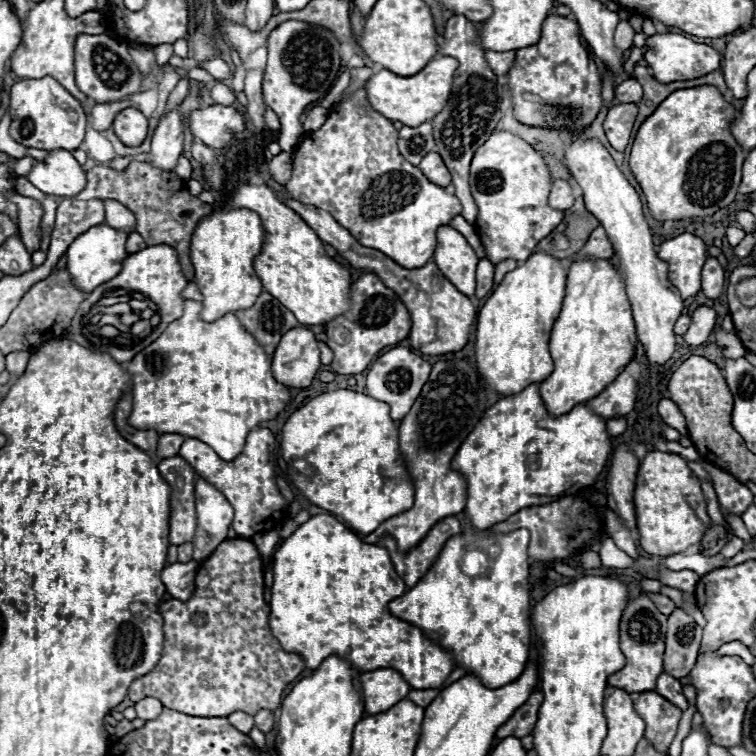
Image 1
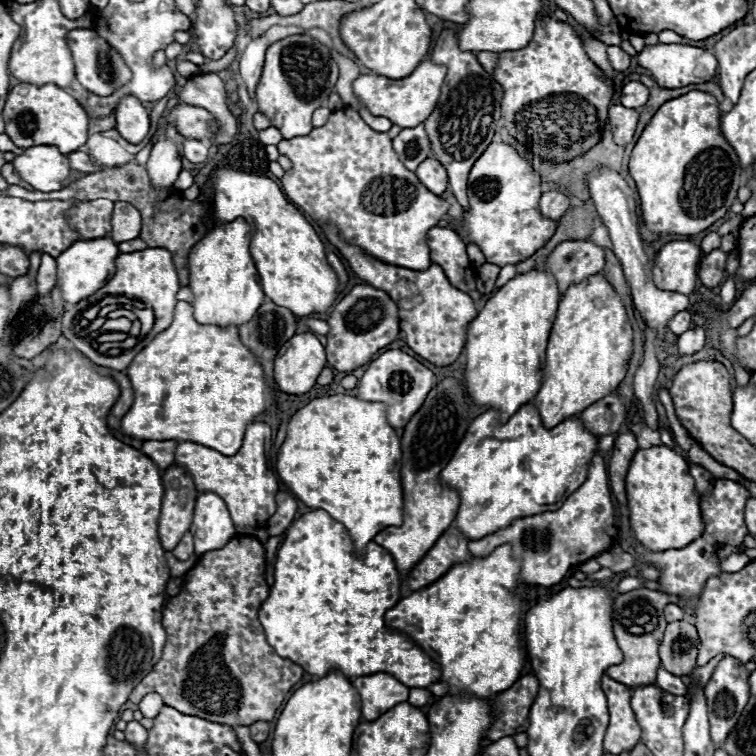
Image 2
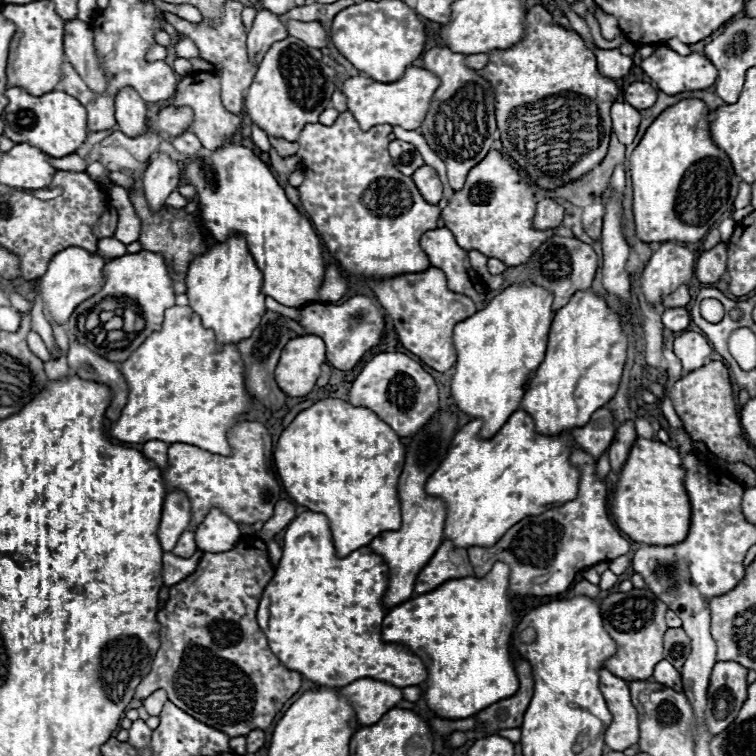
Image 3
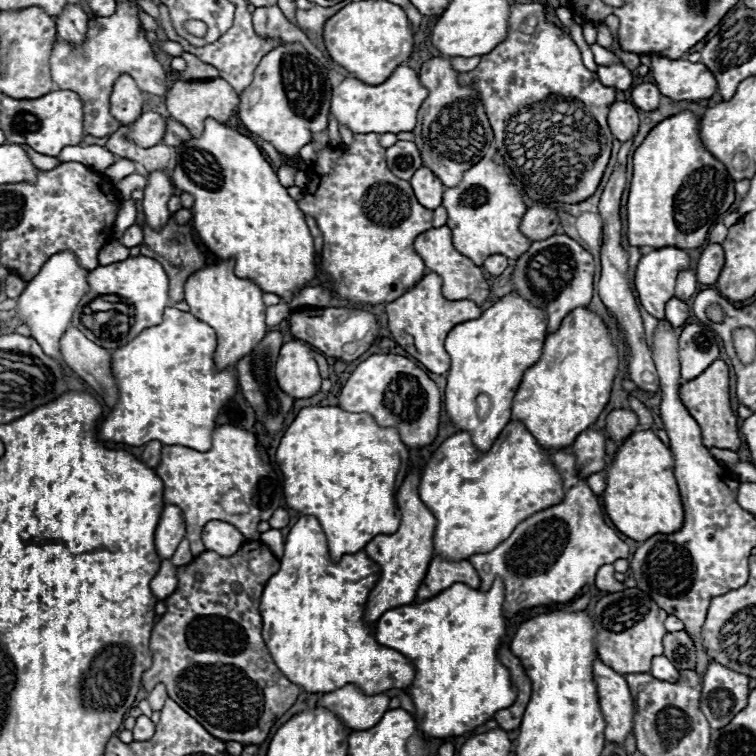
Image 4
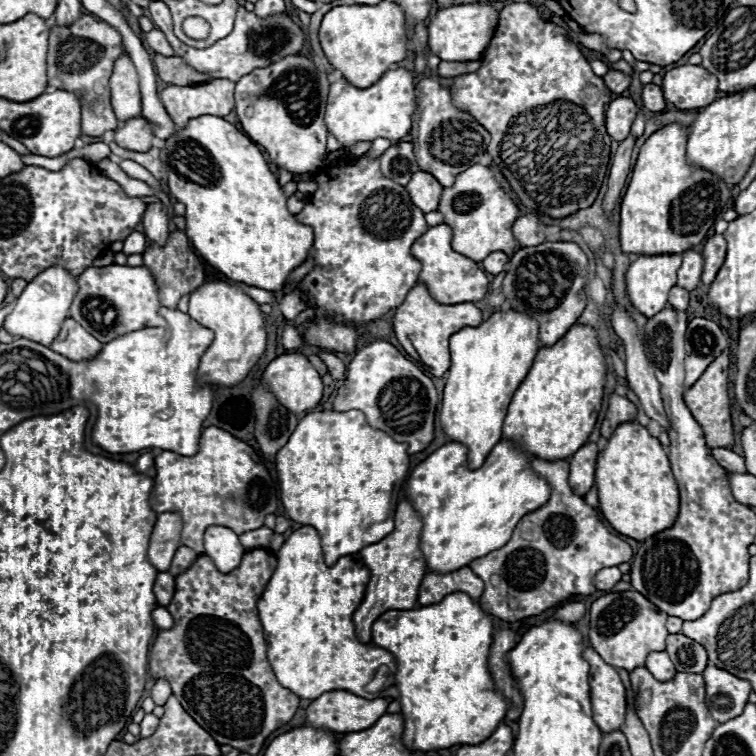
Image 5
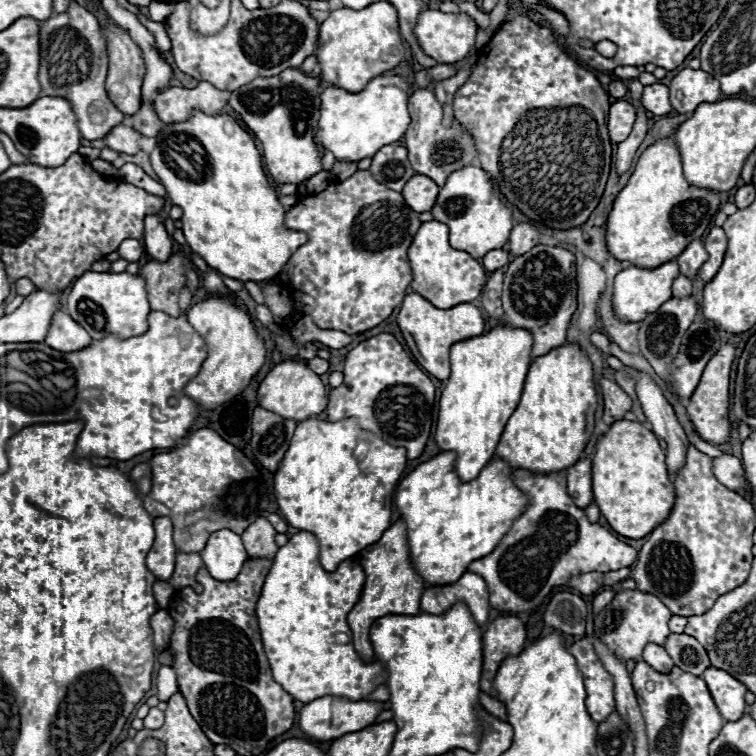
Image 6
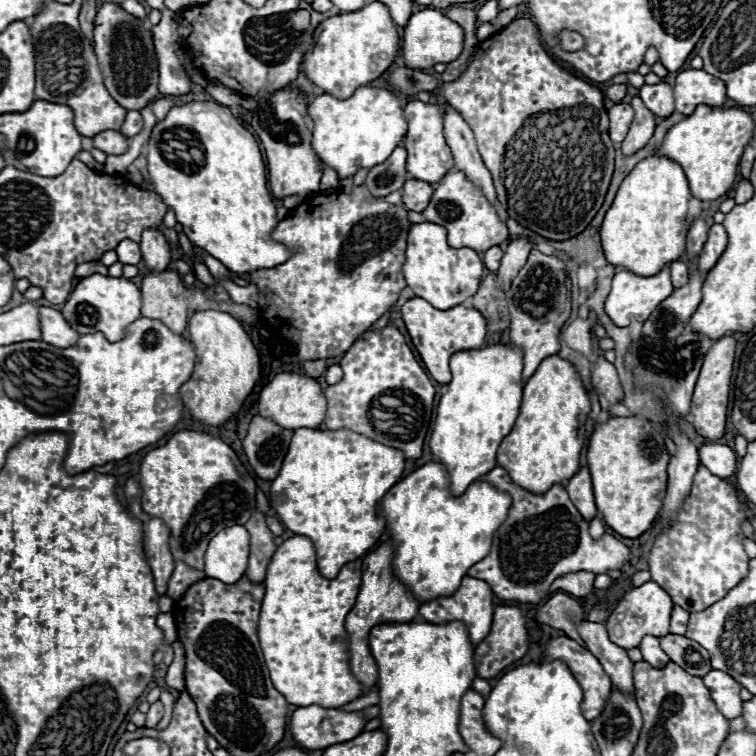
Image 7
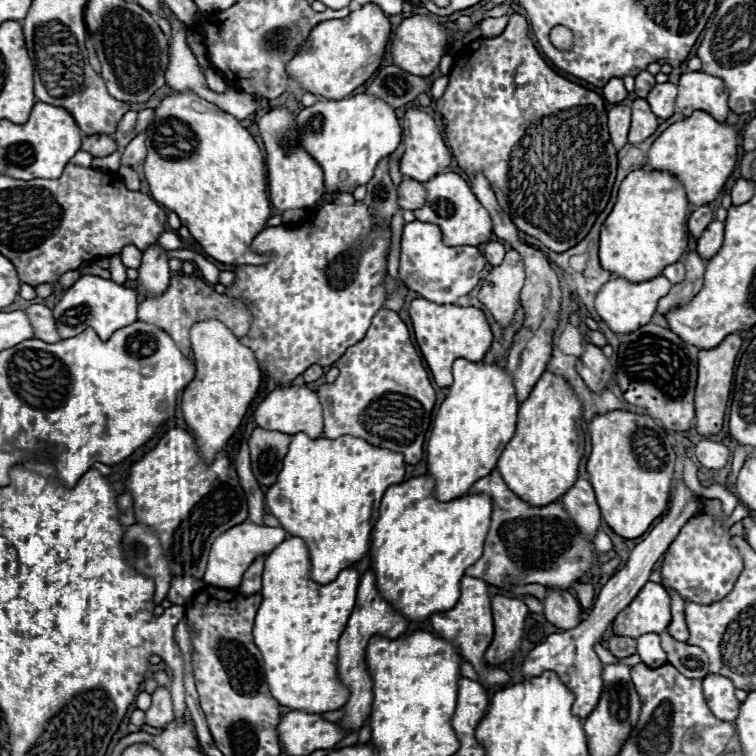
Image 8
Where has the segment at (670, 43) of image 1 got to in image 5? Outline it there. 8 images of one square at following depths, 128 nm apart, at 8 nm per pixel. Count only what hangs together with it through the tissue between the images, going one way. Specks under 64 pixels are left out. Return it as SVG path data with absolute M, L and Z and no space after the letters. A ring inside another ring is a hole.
M680 66L664 74L664 98L678 110L696 110L712 104L718 94L718 80L702 66Z

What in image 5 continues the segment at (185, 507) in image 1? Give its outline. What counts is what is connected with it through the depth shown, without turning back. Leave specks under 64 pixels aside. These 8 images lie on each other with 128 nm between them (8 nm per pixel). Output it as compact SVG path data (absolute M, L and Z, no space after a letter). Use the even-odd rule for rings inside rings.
M158 514L150 548L148 560L158 572L168 572L174 552L180 544L180 516L178 514Z

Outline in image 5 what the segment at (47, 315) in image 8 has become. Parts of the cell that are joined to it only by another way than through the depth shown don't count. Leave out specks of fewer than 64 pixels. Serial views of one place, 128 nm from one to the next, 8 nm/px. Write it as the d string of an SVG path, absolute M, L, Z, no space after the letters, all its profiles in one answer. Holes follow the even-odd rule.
M66 318L64 320L58 336L50 344L52 350L56 350L58 354L64 354L66 358L72 358L74 362L94 358L100 352L100 346L104 346L104 344L98 342L92 334L88 334L72 318Z

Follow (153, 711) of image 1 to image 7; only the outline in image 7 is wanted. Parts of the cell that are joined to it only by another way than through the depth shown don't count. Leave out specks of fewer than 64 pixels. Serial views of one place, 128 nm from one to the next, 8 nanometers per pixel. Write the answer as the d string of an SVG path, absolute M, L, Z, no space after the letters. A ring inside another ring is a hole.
M176 640L172 644L174 648L174 662L168 666L168 672L166 672L166 686L172 688L172 690L178 690L182 692L184 690L184 646Z

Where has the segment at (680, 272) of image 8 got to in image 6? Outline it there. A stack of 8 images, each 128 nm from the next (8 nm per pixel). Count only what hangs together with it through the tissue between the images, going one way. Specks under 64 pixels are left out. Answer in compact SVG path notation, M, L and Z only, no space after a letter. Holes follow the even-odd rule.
M678 274L678 276L674 278L674 284L672 284L672 294L674 294L676 298L684 298L684 296L688 296L690 292L692 292L692 280L686 278L686 276L682 276L682 274Z

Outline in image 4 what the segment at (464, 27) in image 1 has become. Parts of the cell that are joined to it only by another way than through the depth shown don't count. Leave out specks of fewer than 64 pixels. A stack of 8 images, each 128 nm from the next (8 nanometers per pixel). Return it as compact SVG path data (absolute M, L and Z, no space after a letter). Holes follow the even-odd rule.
M432 58L420 68L420 82L430 94L422 104L422 144L418 148L424 166L430 168L448 188L456 186L464 170L484 158L494 138L476 90L460 86L456 74L458 72L452 70L448 58Z

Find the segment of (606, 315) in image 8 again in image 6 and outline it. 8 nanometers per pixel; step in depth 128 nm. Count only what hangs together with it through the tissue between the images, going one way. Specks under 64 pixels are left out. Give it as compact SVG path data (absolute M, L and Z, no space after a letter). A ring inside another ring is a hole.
M666 262L654 270L642 270L636 266L630 266L626 270L622 270L616 278L614 278L614 296L612 296L612 308L618 320L622 322L642 322L648 314L656 312L666 300L672 298L672 280L678 274L678 264Z

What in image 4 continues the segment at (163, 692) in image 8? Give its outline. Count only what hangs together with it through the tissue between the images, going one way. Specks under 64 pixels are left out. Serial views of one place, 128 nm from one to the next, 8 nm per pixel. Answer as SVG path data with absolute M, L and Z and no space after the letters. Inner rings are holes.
M140 716L132 732L134 732L134 740L148 740L154 734L154 722L148 716Z

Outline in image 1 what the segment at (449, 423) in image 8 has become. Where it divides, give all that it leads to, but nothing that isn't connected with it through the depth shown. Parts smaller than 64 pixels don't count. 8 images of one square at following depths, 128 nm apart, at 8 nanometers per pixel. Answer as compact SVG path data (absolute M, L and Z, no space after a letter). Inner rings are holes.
M546 252L532 254L524 266L508 272L492 292L476 320L476 370L488 390L514 396L530 384L540 384L552 374L548 338L560 314L566 288L566 268Z

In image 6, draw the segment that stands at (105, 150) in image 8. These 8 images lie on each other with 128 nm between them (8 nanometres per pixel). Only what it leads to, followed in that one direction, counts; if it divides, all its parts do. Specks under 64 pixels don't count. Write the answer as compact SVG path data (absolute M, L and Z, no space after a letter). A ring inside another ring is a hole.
M120 124L104 136L104 146L116 150L118 154L136 154L136 152L140 152L138 140L140 140L140 134L136 130Z

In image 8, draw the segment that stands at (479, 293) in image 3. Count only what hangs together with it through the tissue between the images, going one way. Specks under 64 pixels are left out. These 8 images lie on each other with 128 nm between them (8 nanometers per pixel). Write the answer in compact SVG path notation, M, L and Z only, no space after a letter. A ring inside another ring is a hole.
M414 220L404 226L398 274L408 290L418 292L426 300L436 304L454 304L460 296L466 296L480 282L480 272L484 266L486 258L476 246L446 246L436 224Z

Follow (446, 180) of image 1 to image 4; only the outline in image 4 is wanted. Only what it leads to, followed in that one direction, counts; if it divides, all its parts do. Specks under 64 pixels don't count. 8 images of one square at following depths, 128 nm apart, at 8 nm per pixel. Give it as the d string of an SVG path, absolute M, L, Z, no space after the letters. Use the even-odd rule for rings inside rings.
M420 168L416 170L416 174L410 180L412 190L418 198L418 202L428 208L428 210L436 210L442 204L442 192L444 192L444 184L428 170L428 168Z

